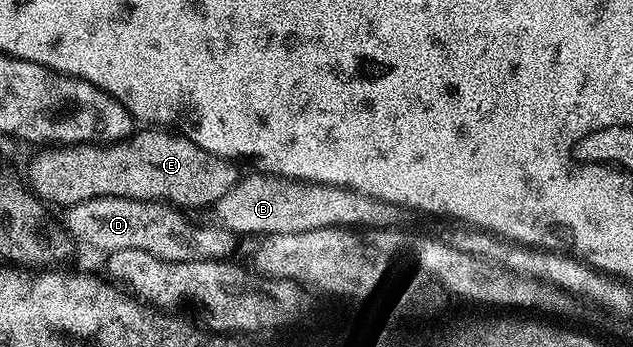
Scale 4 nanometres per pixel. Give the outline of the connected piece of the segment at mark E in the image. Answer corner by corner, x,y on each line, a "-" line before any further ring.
141,129
125,142
106,147
53,145
38,151
41,152
29,167
29,179
33,182
31,191
46,204
58,203
62,209
103,197
163,203
170,208
209,209
223,197
223,193
232,189
239,178
239,172
230,160
200,151
184,135
165,129

